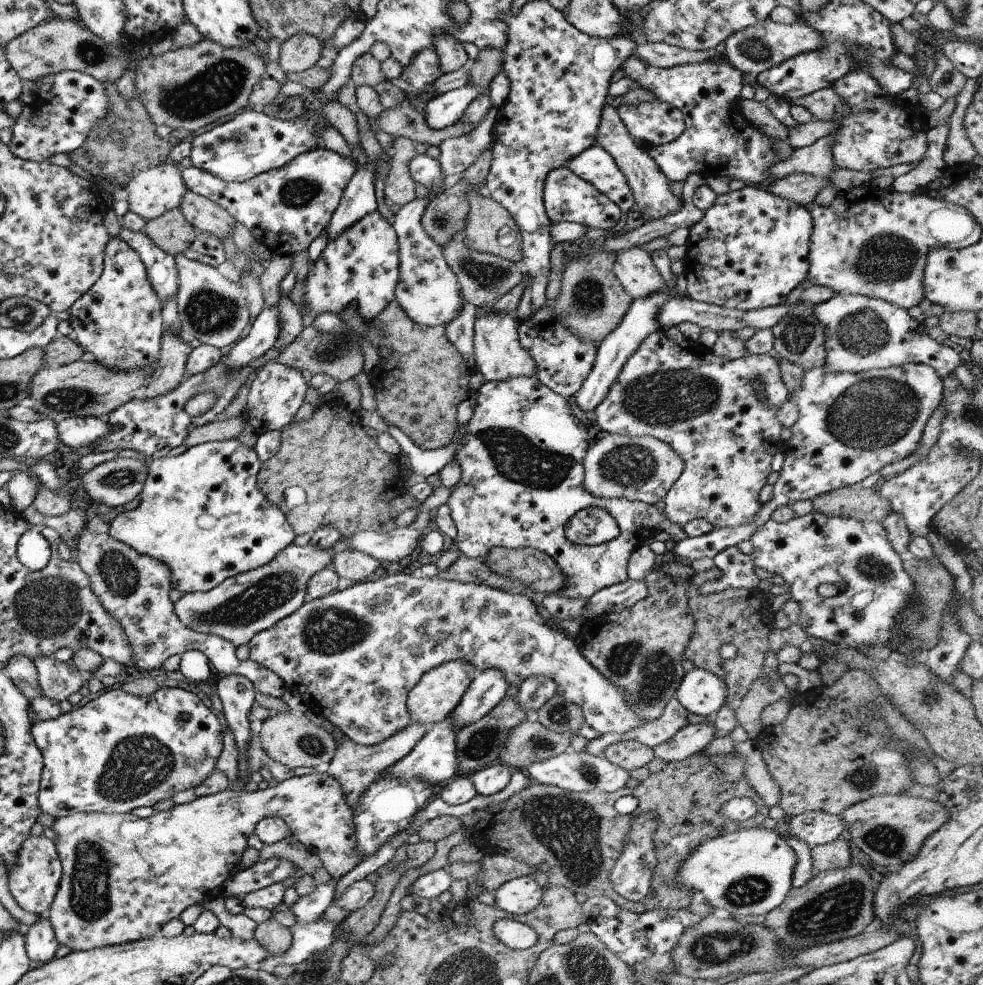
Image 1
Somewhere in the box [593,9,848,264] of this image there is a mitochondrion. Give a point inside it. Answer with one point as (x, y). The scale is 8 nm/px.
(755, 48)

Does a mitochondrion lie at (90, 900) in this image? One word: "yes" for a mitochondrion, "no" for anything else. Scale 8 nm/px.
yes

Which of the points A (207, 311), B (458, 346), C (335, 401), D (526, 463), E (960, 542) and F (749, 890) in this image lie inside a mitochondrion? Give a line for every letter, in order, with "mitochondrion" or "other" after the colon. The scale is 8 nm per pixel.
A: mitochondrion
B: other
C: other
D: mitochondrion
E: other
F: mitochondrion

